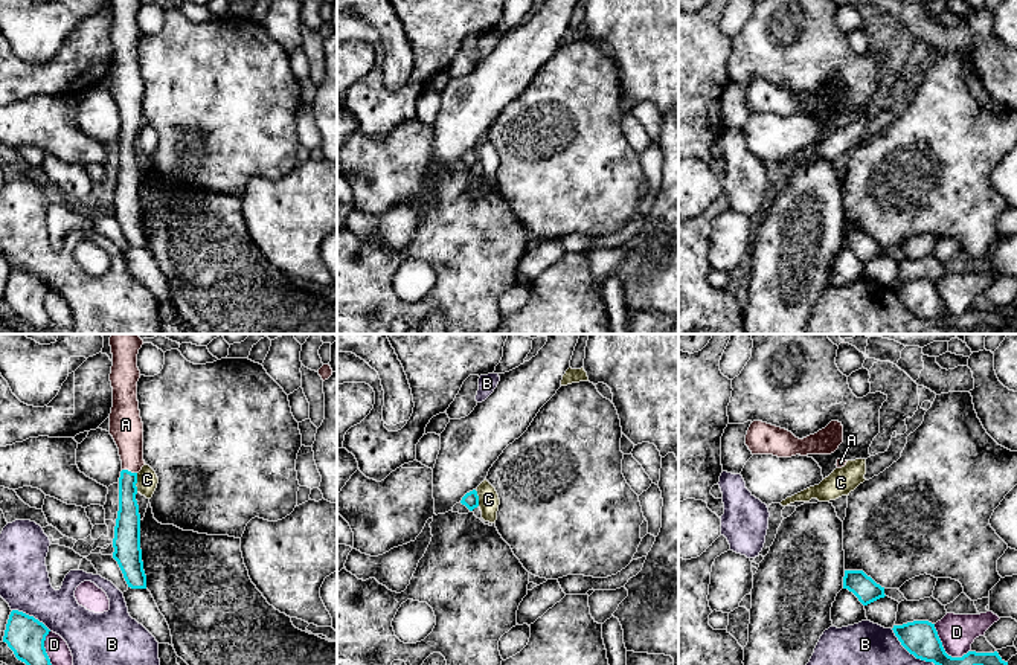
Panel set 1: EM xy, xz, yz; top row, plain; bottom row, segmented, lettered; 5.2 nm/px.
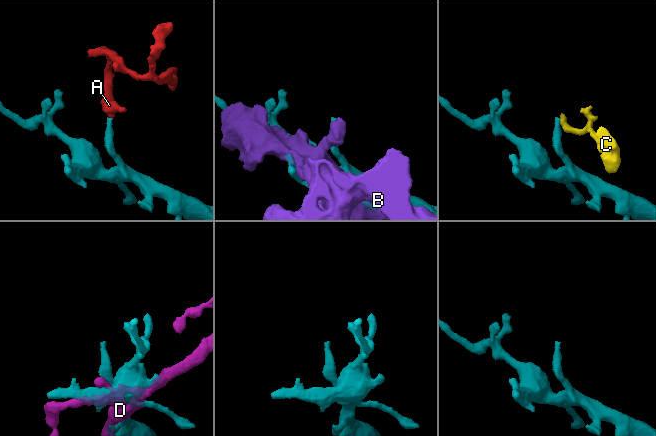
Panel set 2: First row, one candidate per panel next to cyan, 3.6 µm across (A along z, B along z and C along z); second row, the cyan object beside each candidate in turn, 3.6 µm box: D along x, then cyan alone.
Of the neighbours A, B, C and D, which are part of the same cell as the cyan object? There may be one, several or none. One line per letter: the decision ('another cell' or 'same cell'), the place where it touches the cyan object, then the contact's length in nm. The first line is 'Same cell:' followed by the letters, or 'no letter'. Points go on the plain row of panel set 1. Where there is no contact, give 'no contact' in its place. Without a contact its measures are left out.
Same cell: A
A: same cell; contact xy (130, 130); length 80 nm
B: another cell; contact xy (32, 275); length 240 nm
C: another cell; contact xy (136, 141); length 100 nm
D: another cell; contact yz (944, 308); length 240 nm

